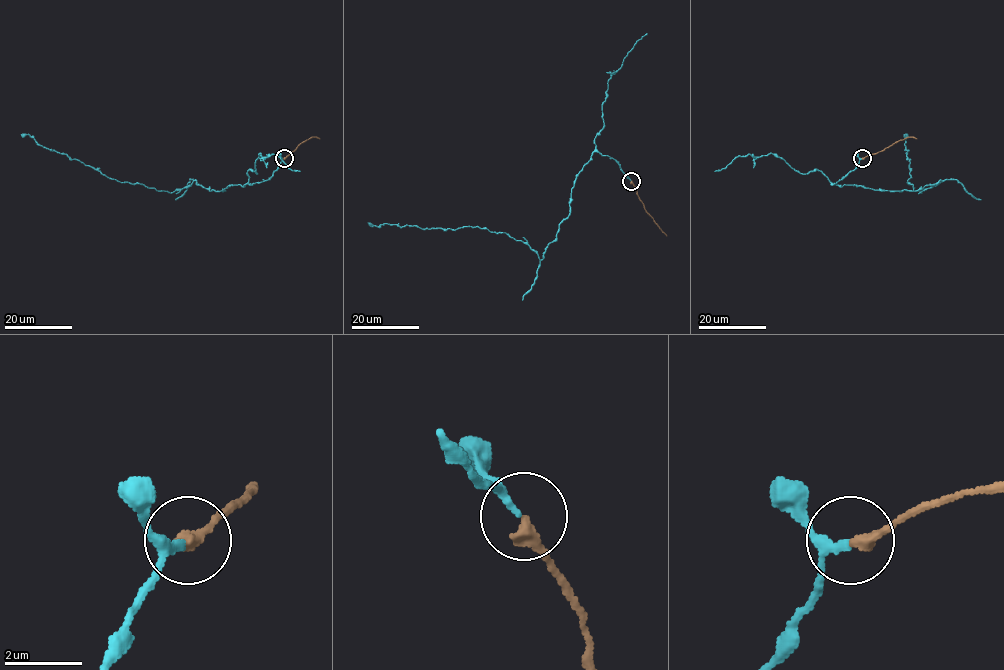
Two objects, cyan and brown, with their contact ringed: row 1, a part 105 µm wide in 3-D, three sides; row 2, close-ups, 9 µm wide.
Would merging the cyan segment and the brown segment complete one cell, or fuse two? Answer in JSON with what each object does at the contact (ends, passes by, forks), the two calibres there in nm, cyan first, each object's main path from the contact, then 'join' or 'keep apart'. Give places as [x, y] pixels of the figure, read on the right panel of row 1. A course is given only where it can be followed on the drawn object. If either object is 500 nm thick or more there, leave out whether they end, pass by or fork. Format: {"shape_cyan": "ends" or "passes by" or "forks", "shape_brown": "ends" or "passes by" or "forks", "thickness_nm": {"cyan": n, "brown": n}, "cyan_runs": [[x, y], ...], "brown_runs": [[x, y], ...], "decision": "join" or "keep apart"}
{"shape_cyan": "passes by", "shape_brown": "ends", "thickness_nm": {"cyan": 170, "brown": 320}, "cyan_runs": [[862, 158], [832, 183], [917, 191], [941, 182], [935, 186], [921, 193], [907, 182], [910, 160], [904, 134]], "brown_runs": [[862, 158], [909, 137], [916, 138]], "decision": "join"}

